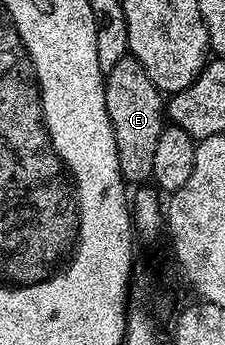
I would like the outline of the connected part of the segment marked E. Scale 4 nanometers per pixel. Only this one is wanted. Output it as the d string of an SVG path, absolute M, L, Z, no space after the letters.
M128 55L125 58L121 58L121 62L117 62L117 66L113 66L111 72L106 73L105 76L105 106L109 110L109 122L113 126L113 134L115 135L115 141L117 142L117 158L119 159L119 165L121 166L121 174L124 181L131 186L143 186L151 180L153 174L153 157L157 151L157 138L161 138L165 127L165 96L164 93L159 91L157 86L153 86L153 78L149 78L149 74L145 74L145 66L141 66L141 62L137 62L137 58L132 55Z

